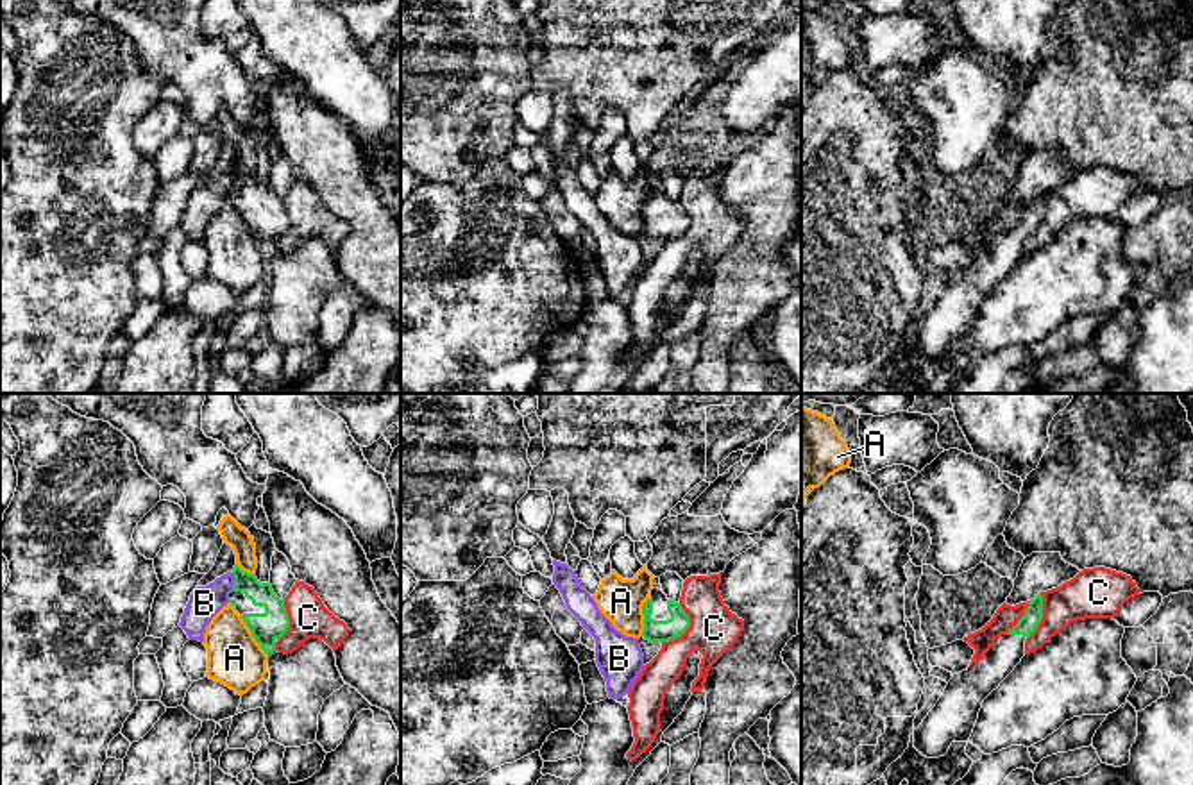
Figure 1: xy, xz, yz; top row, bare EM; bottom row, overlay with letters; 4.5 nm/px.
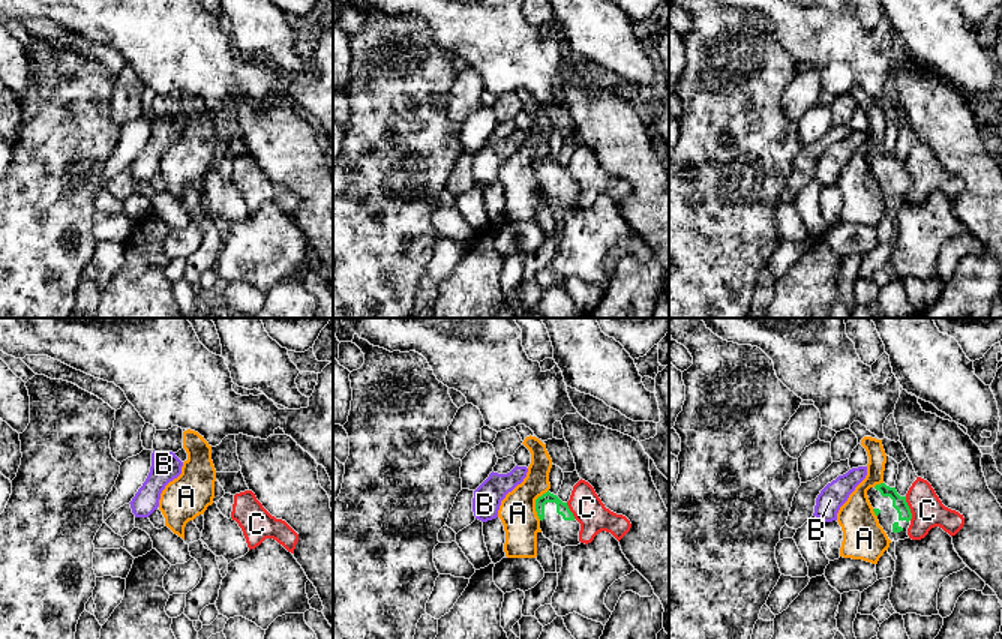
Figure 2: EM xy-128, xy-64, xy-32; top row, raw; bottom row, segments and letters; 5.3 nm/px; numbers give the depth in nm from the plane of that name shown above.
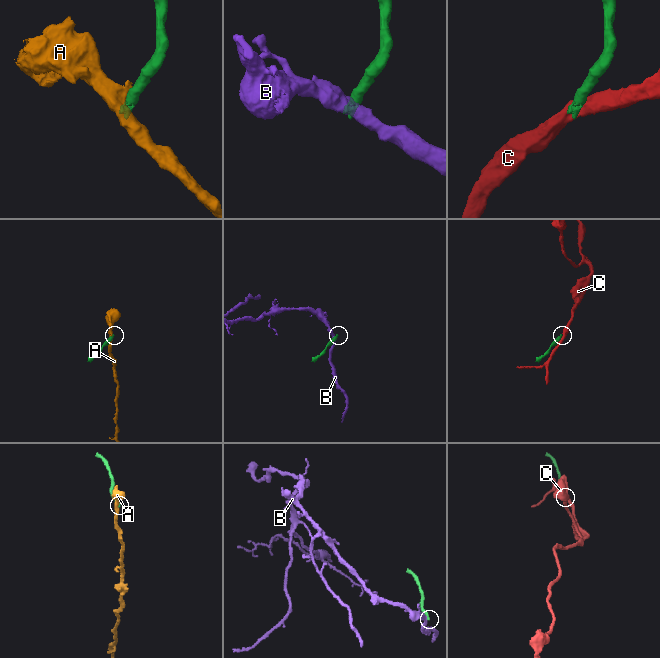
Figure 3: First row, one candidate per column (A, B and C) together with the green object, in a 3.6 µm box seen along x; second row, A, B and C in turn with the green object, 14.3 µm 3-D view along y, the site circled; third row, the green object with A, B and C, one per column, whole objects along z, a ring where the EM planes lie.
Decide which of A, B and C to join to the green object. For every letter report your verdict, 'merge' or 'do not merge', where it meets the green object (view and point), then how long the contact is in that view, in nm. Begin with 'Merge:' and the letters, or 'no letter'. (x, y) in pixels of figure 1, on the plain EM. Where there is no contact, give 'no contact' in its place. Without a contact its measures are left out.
Merge: no letter
A: do not merge; contact xy (253, 235); length 220 nm
B: do not merge; contact xy (235, 181); length 90 nm
C: do not merge; contact xz (687, 227); length 200 nm

